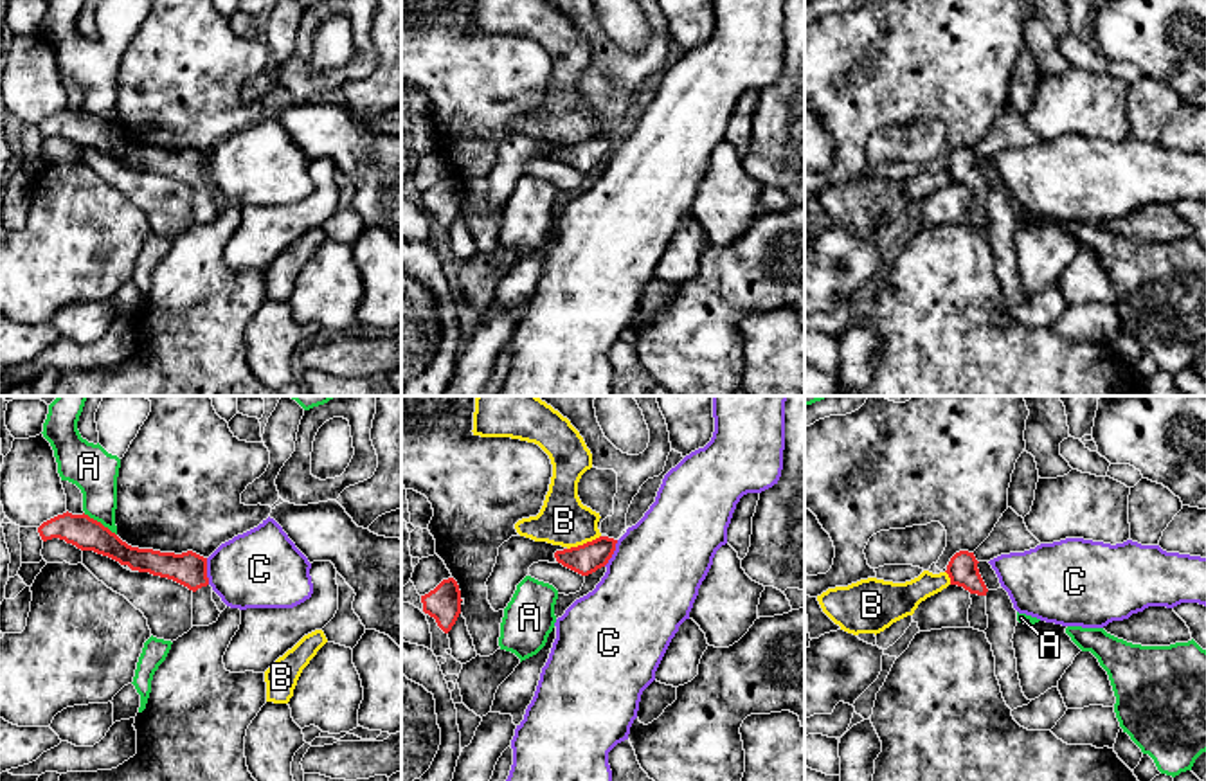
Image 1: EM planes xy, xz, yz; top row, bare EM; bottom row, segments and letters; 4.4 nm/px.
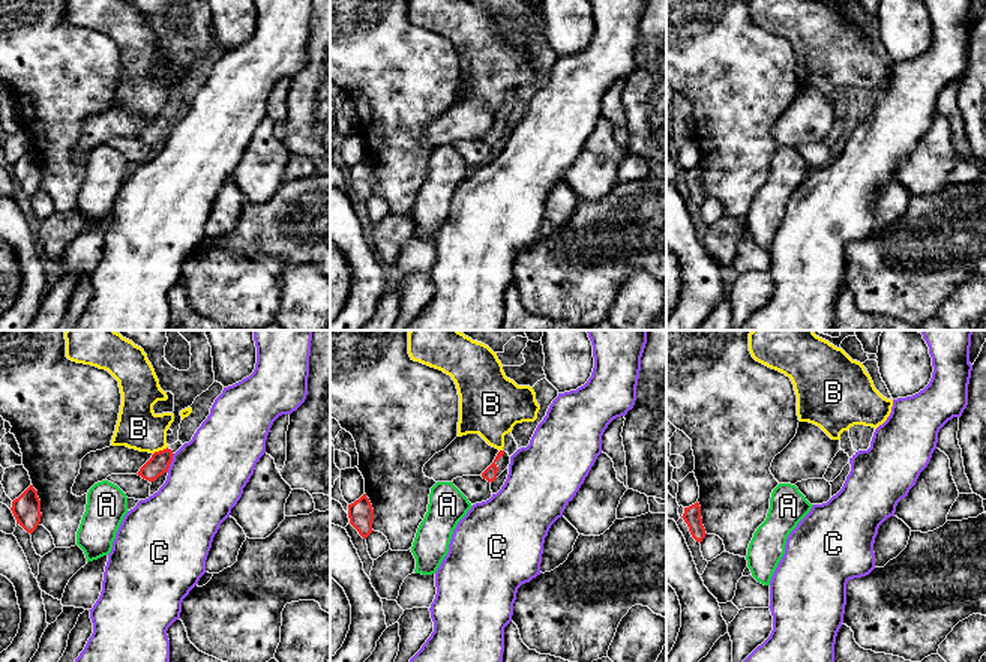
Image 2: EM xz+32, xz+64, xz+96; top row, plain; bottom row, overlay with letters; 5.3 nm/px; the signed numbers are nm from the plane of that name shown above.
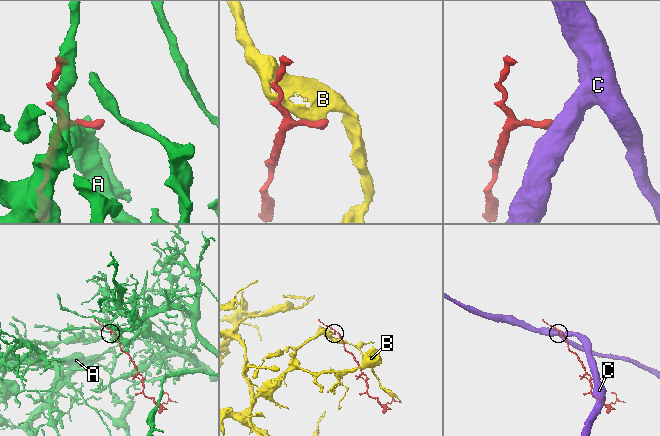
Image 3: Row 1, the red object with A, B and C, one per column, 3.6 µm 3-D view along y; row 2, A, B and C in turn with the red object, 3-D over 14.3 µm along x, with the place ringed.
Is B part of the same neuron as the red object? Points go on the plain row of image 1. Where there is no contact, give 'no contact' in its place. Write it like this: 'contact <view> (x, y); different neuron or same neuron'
contact xz (584, 141); different neuron

